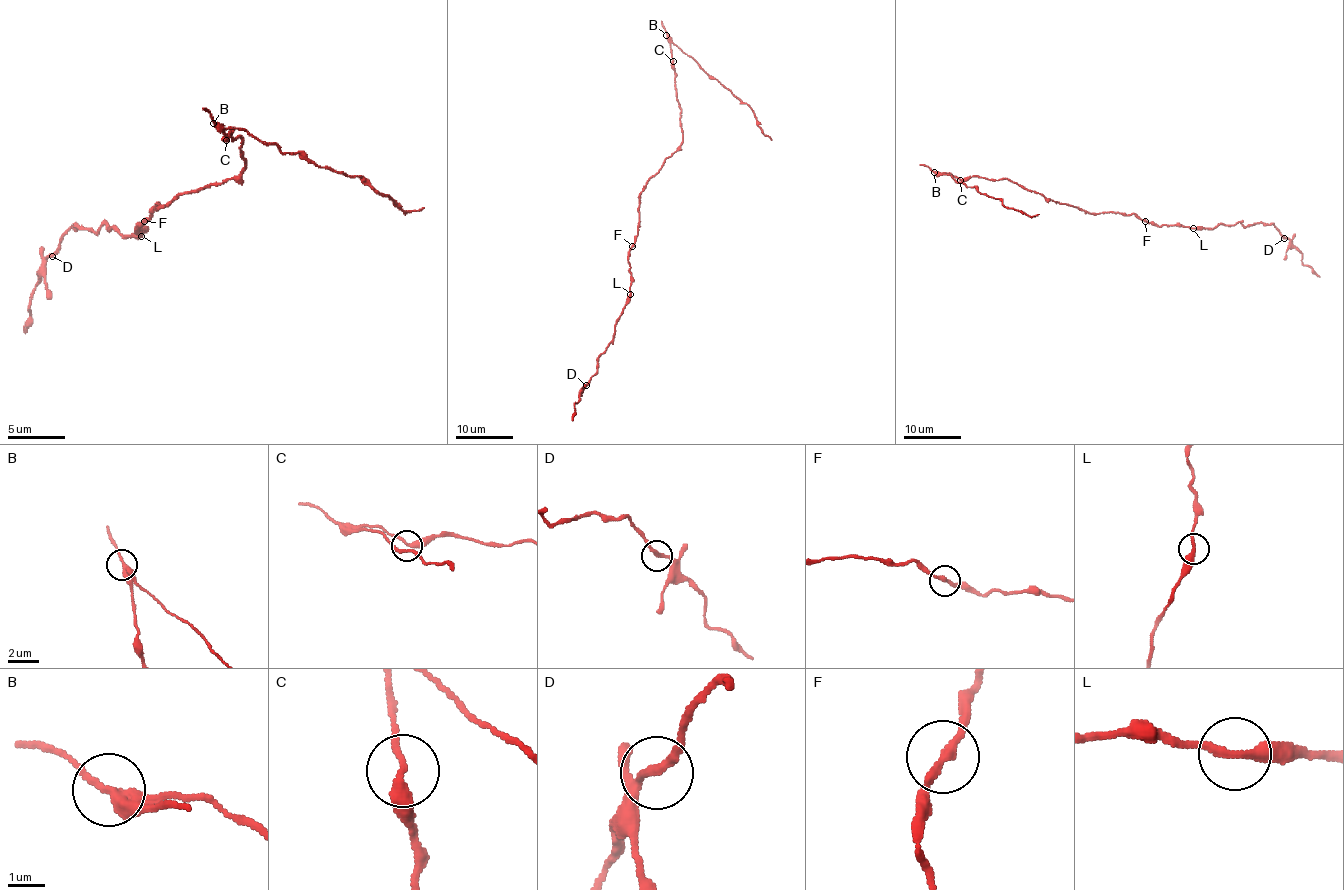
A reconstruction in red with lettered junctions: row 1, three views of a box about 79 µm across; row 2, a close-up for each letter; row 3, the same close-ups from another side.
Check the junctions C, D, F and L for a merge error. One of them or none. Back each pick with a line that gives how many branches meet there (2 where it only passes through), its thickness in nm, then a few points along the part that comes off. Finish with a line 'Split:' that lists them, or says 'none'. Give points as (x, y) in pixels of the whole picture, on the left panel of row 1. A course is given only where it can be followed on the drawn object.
C: branches 2; calibre 280 nm; course (225, 140), (222, 126), (242, 129), (257, 140), (297, 152), (335, 172), (361, 175), (404, 213), (424, 207)
Split: C

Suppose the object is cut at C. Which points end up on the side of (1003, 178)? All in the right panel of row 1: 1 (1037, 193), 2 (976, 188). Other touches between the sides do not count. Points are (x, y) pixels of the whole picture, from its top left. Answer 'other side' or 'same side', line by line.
1: same side
2: other side

